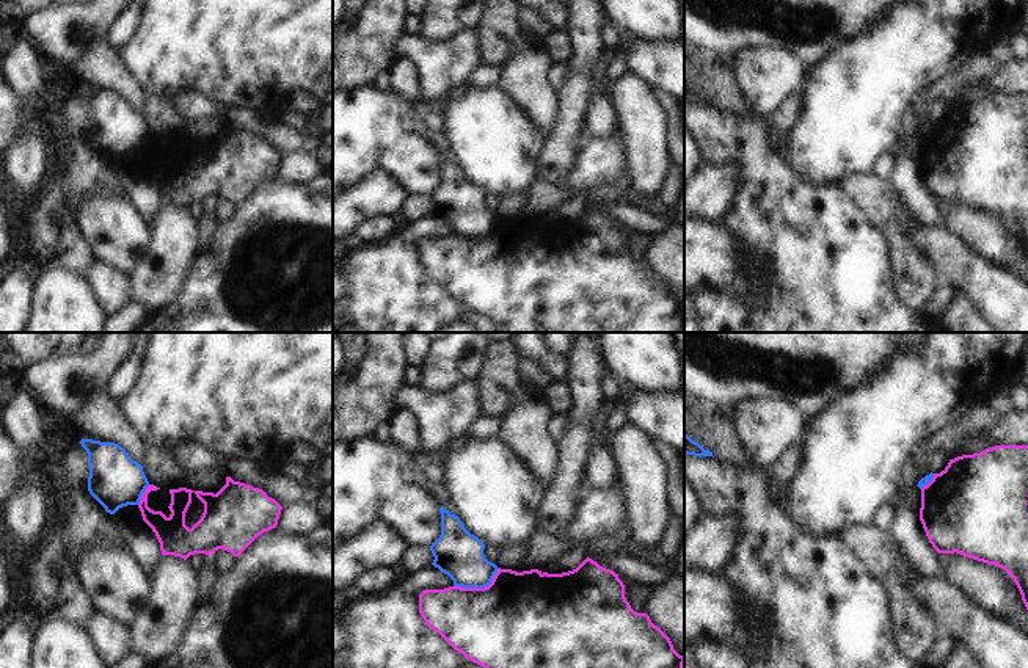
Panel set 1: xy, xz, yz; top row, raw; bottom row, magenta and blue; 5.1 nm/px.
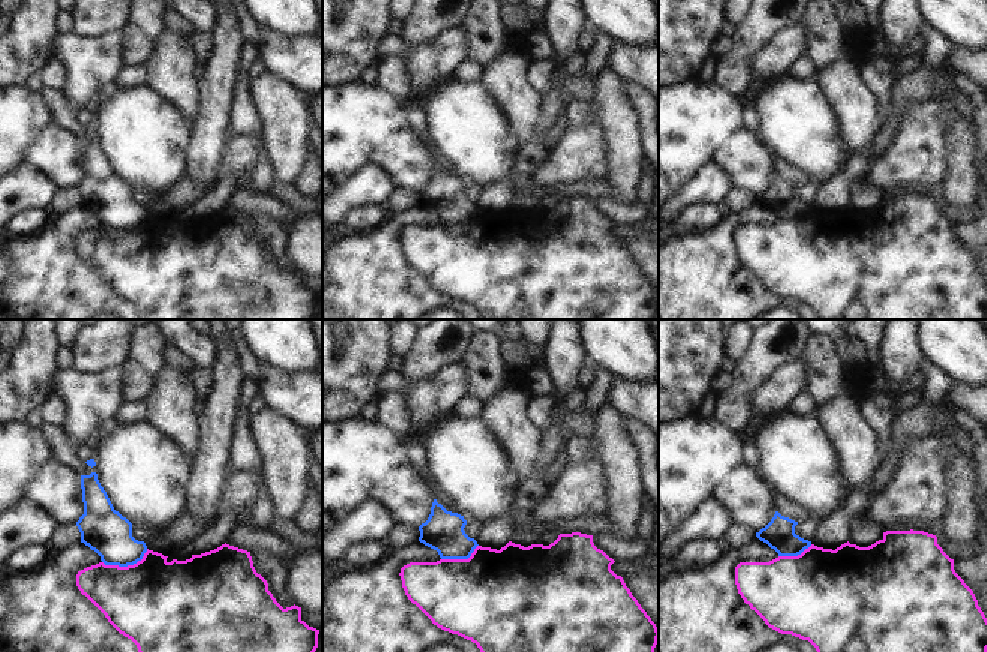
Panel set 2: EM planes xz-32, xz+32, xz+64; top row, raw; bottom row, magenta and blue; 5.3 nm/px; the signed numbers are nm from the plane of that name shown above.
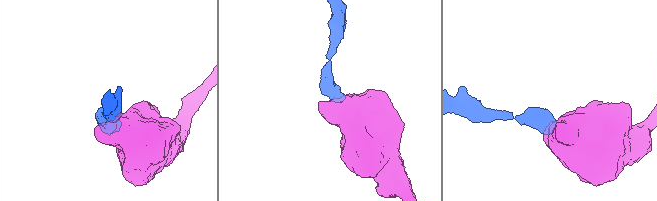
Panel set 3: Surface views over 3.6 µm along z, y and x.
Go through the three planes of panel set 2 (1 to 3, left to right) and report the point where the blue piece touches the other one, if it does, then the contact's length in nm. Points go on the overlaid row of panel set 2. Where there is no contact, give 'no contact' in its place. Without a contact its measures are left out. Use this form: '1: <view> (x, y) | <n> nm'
1: xz-32 (128, 565) | 260 nm
2: xz+32 (461, 559) | 220 nm
3: xz+64 (795, 556) | 200 nm

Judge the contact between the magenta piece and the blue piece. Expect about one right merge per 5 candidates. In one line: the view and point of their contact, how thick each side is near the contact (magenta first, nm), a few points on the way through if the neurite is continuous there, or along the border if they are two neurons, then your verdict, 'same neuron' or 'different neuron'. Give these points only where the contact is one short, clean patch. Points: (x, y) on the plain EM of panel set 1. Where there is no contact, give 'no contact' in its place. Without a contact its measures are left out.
xz (479, 237) | 480/240 nm | along xz (499, 217), (484, 235), (454, 235) | different neuron

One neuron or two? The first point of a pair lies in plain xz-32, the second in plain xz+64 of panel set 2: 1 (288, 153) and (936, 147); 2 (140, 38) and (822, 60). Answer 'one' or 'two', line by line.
1: two
2: one

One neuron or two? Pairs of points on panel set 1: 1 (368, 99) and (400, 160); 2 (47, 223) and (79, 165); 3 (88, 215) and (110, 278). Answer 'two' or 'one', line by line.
1: two
2: one
3: two

